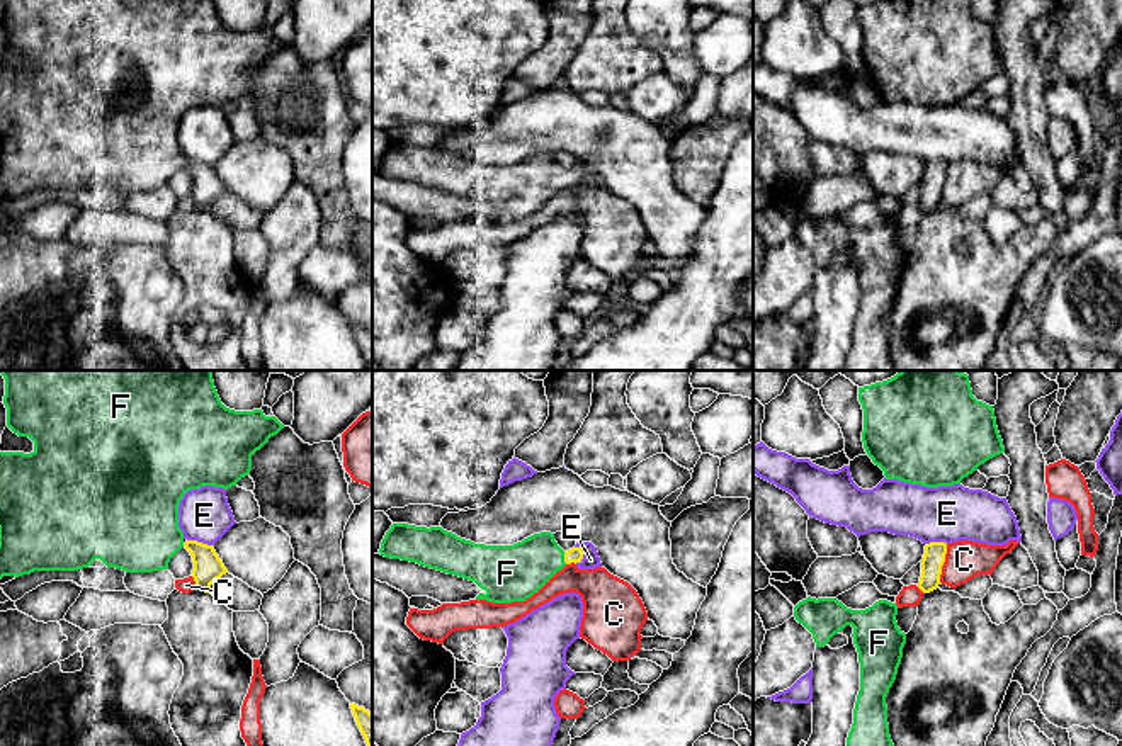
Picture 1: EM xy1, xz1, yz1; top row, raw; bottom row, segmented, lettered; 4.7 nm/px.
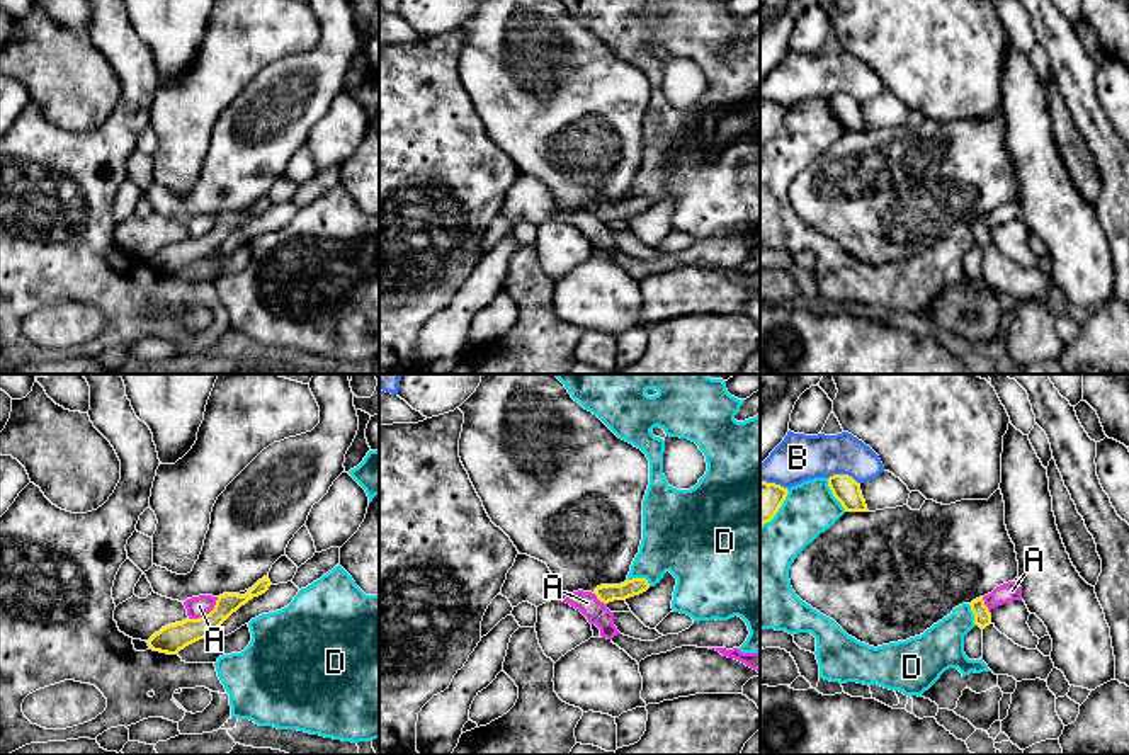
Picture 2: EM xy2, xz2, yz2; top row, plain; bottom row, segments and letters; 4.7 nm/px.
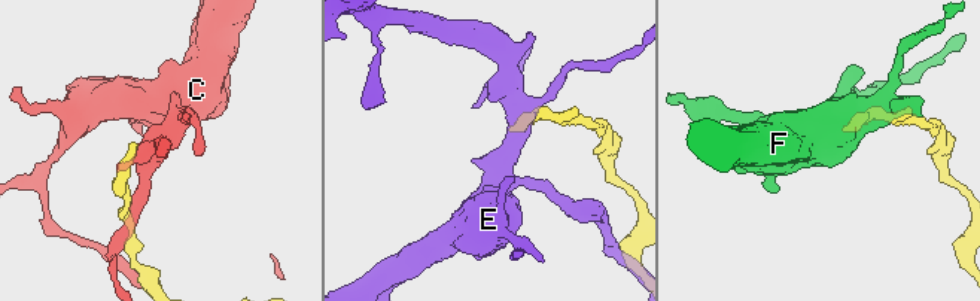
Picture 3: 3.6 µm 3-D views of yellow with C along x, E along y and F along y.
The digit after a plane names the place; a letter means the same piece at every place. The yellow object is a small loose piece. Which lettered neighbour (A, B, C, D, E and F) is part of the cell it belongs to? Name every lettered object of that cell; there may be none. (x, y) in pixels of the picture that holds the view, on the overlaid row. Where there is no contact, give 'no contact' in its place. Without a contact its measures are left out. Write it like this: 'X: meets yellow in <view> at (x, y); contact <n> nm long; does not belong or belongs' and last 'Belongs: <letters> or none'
A: meets yellow in xy2 at (206, 614); contact 180 nm long; does not belong
B: meets yellow in yz2 at (844, 475); contact 160 nm long; does not belong
C: meets yellow in yz1 at (944, 561); contact 190 nm long; does not belong
D: meets yellow in yz2 at (833, 495); contact 180 nm long; does not belong
E: meets yellow in xz1 at (582, 556); contact 90 nm long; does not belong
F: meets yellow in xz1 at (565, 558); contact 60 nm long; belongs
Belongs: F

